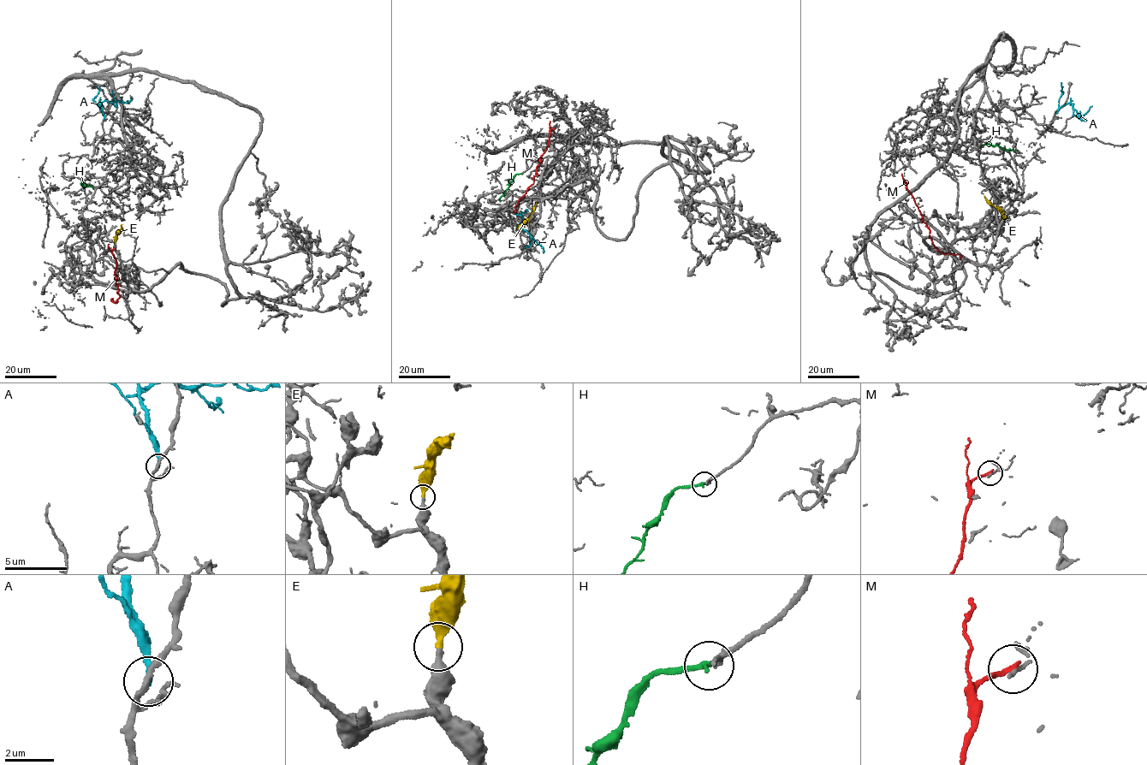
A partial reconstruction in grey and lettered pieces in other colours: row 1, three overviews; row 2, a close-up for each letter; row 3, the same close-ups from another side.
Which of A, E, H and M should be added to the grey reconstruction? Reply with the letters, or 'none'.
E, H

